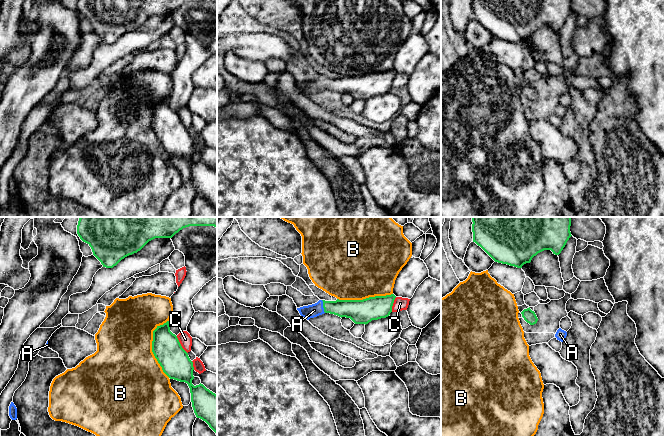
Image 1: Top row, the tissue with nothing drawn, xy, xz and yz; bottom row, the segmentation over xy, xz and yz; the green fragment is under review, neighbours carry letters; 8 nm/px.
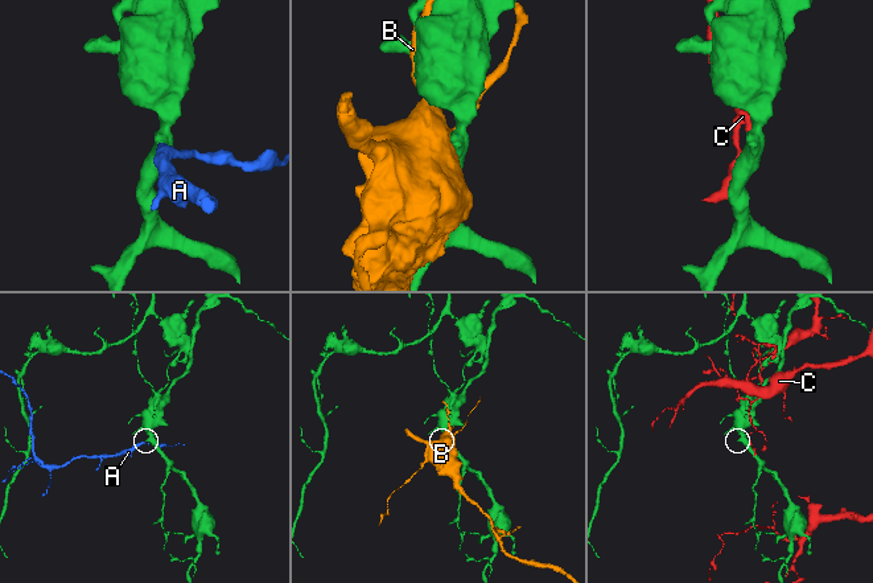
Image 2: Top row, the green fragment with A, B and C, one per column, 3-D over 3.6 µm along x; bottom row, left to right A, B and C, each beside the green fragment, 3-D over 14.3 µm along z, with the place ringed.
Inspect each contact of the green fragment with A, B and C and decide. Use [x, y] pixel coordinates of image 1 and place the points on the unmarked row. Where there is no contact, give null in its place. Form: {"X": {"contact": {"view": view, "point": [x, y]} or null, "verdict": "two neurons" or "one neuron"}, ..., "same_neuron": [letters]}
{"A": {"contact": {"view": "xz", "point": [323, 82]}, "verdict": "one neuron"}, "B": {"contact": {"view": "xy", "point": [152, 123]}, "verdict": "two neurons"}, "C": {"contact": {"view": "xy", "point": [180, 121]}, "verdict": "two neurons"}, "same_neuron": ["A"]}

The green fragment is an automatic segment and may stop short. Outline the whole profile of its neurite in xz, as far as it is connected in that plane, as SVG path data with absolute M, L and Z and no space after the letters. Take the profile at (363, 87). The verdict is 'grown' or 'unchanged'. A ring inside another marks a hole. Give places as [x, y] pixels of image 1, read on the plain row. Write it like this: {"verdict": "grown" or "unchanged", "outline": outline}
{"verdict": "grown", "outline": "M396 72L369 73L363 76L319 76L317 79L297 84L305 95L330 89L339 93L350 94L355 100L368 100L372 96L389 93Z"}

